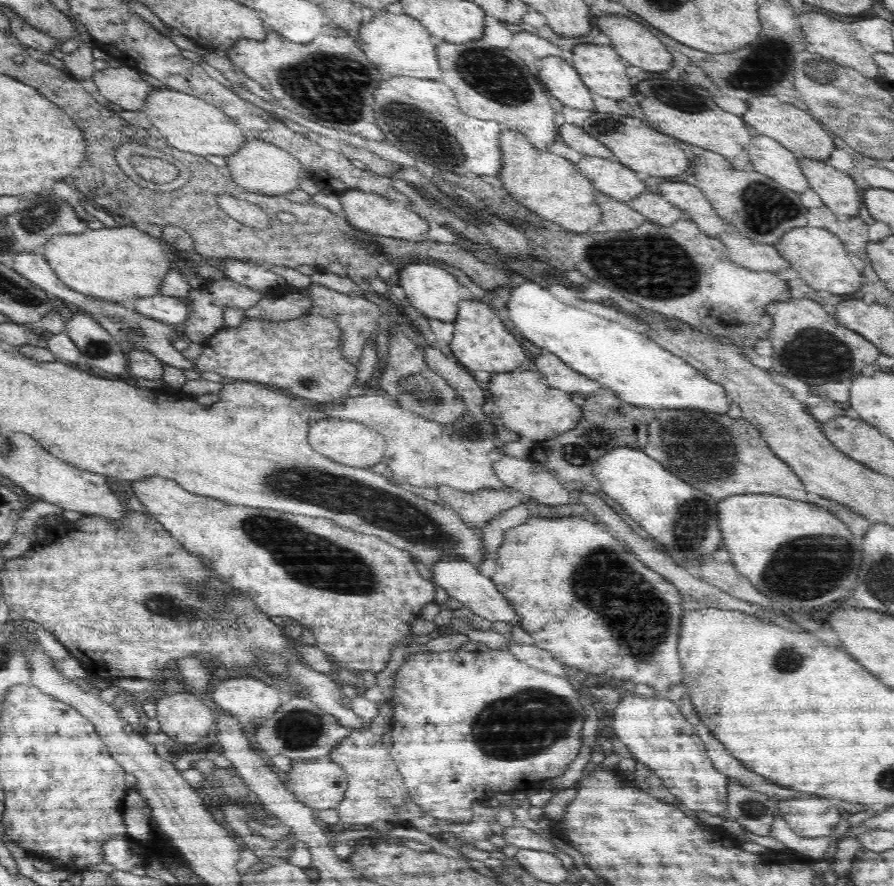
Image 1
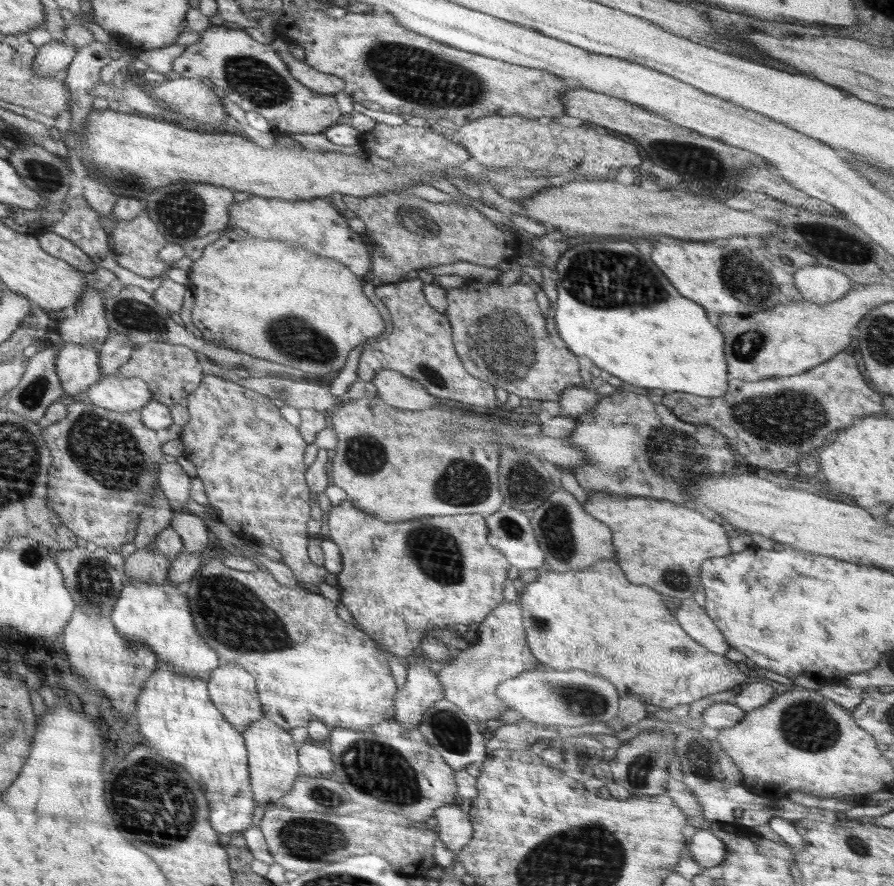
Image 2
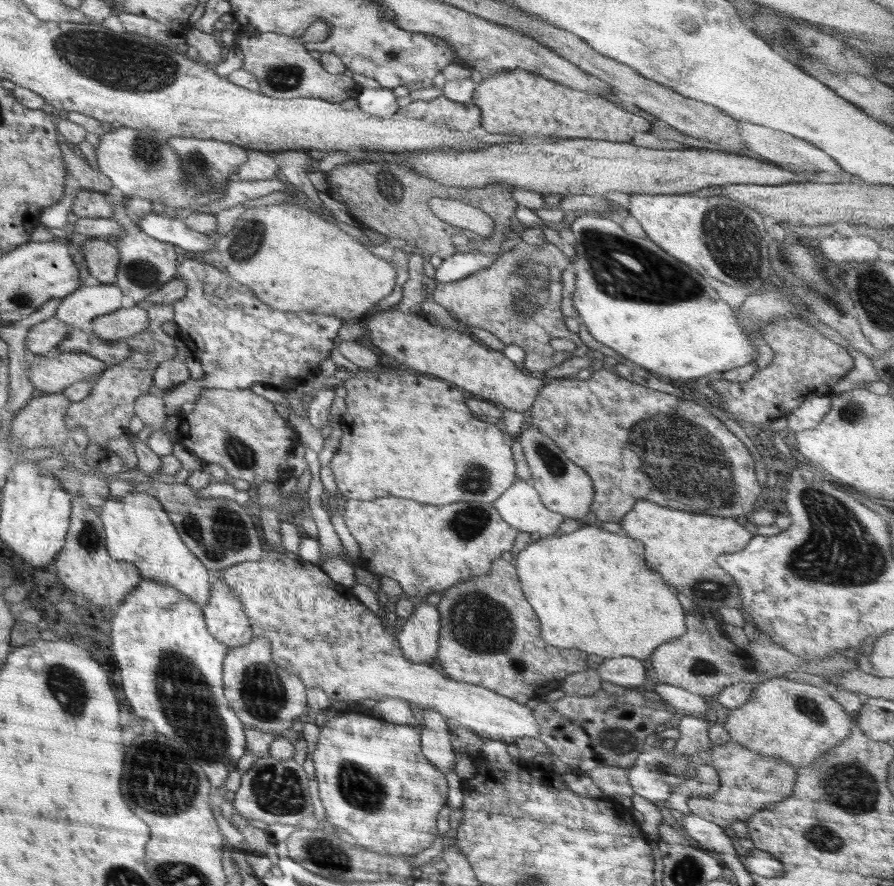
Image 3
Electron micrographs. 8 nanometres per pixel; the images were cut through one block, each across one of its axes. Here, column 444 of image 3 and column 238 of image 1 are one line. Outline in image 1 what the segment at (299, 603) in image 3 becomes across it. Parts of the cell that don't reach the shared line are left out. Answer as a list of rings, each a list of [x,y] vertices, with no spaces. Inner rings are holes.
[[[249,673],[216,682],[210,698],[221,710],[259,723],[269,713],[276,712],[285,699],[279,686],[272,687],[260,679],[249,677]]]

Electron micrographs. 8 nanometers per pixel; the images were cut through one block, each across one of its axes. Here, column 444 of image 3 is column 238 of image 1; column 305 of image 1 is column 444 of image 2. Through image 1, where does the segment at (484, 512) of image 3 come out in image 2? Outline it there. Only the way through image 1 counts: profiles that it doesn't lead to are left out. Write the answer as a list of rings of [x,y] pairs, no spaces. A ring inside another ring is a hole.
[[[346,499],[340,505],[333,506],[329,512],[328,532],[332,542],[339,546],[343,558],[342,570],[337,574],[337,590],[340,592],[340,602],[344,604],[352,614],[352,617],[354,617],[352,624],[372,638],[376,646],[379,644],[378,648],[391,652],[397,658],[412,657],[415,648],[420,645],[420,641],[422,641],[424,636],[427,636],[426,634],[431,628],[453,628],[456,624],[469,625],[475,622],[482,622],[486,616],[492,613],[494,608],[497,608],[504,601],[503,592],[505,585],[508,583],[508,569],[511,567],[511,564],[498,549],[494,549],[492,545],[488,544],[487,524],[485,517],[481,514],[418,518],[418,520],[410,520],[410,522],[386,522],[360,510]]]

